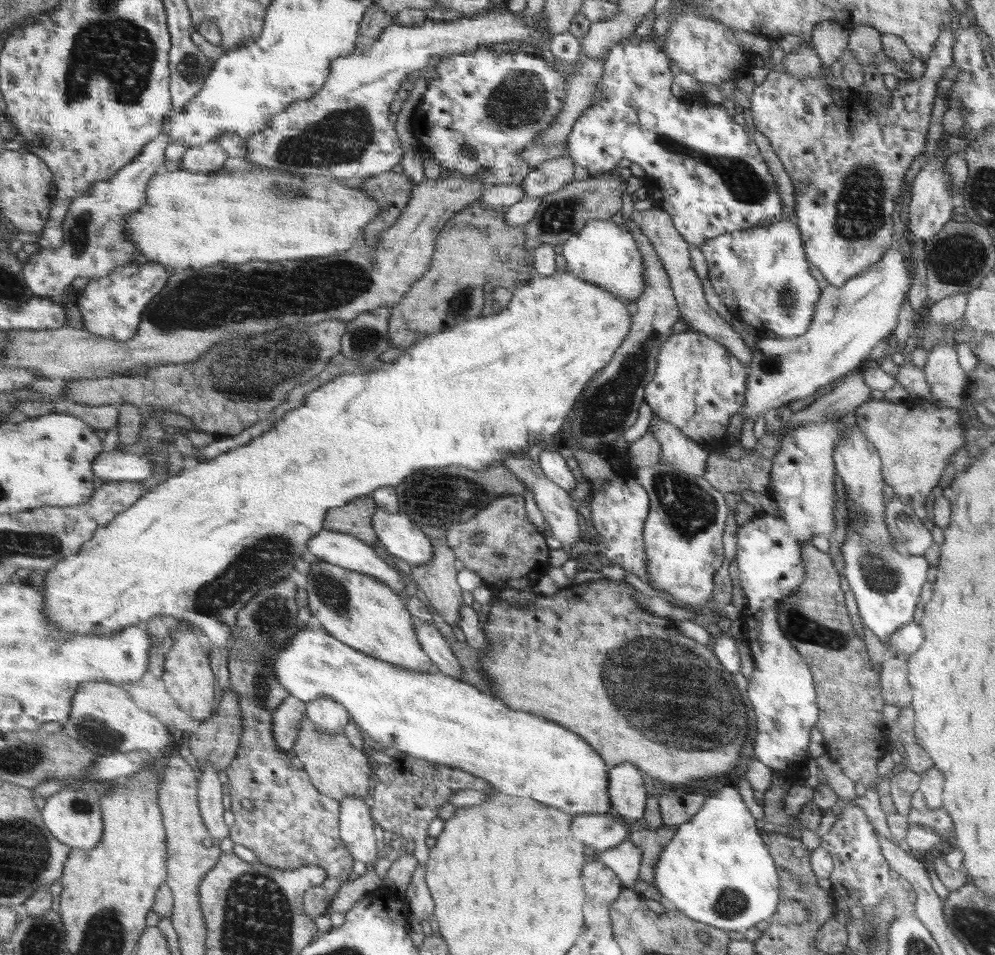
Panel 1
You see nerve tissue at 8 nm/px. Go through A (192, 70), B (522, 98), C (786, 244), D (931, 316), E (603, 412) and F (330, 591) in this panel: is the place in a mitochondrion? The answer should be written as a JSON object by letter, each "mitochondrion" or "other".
{"A":"mitochondrion","B":"mitochondrion","C":"other","D":"other","E":"mitochondrion","F":"mitochondrion"}

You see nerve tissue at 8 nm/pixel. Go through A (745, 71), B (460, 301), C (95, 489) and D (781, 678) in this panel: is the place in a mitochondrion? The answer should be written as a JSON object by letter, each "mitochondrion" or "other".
{"A":"other","B":"mitochondrion","C":"other","D":"other"}

